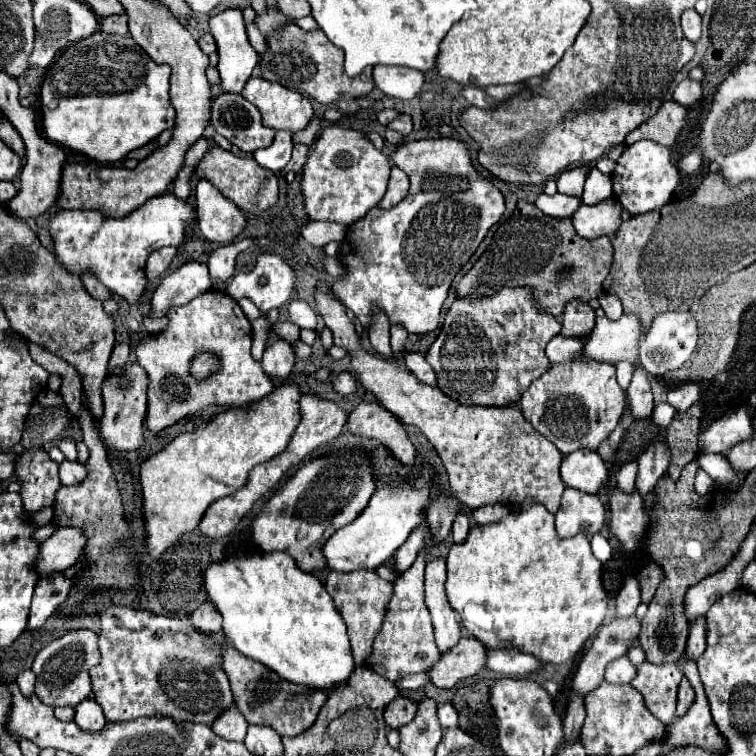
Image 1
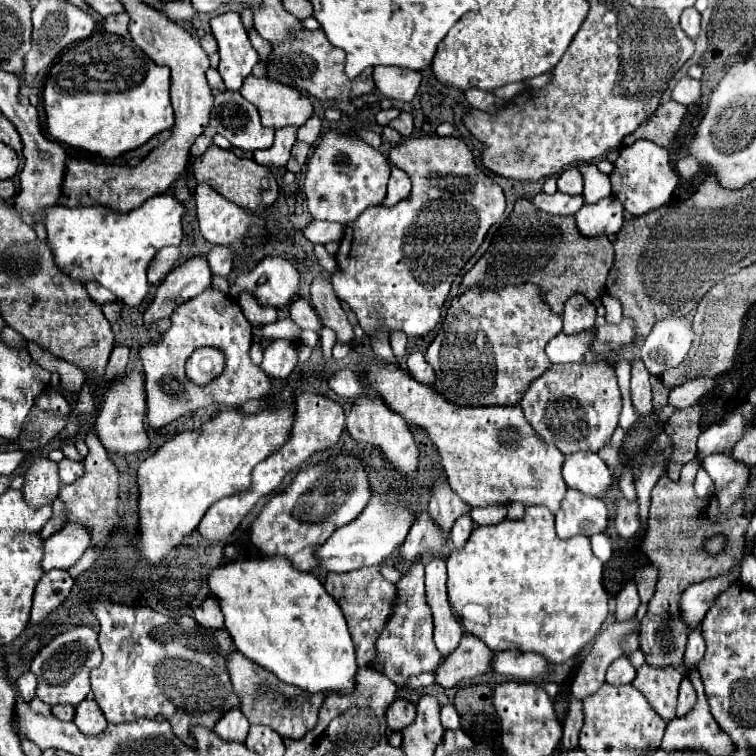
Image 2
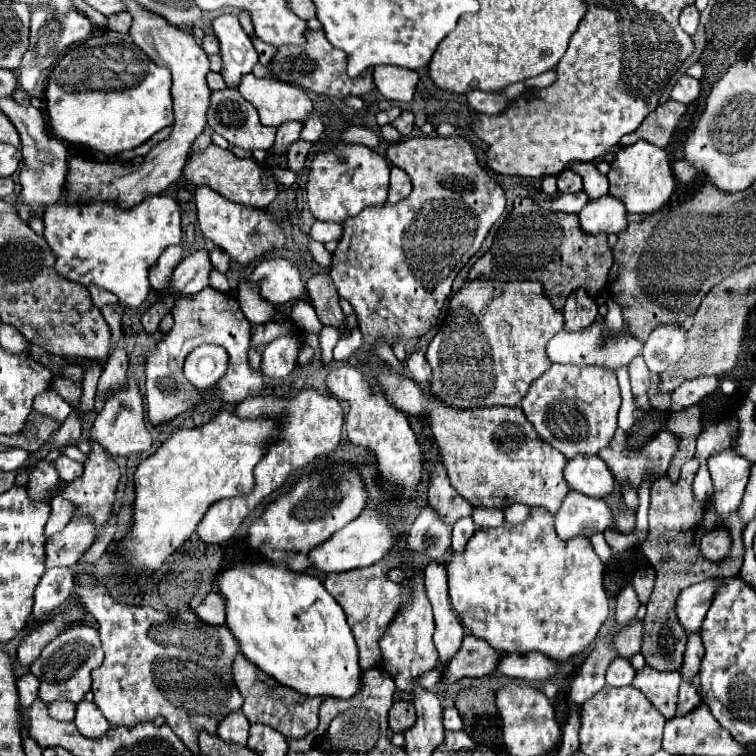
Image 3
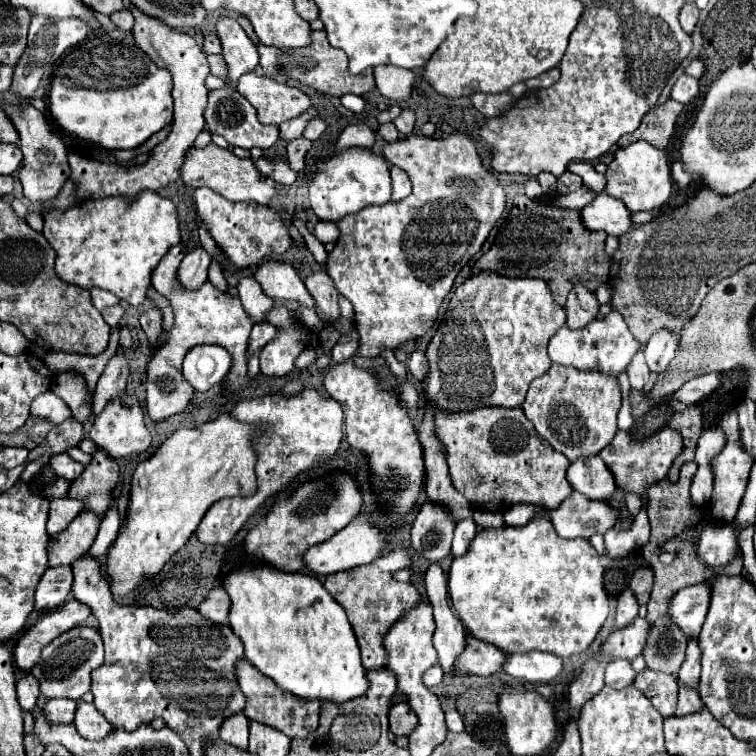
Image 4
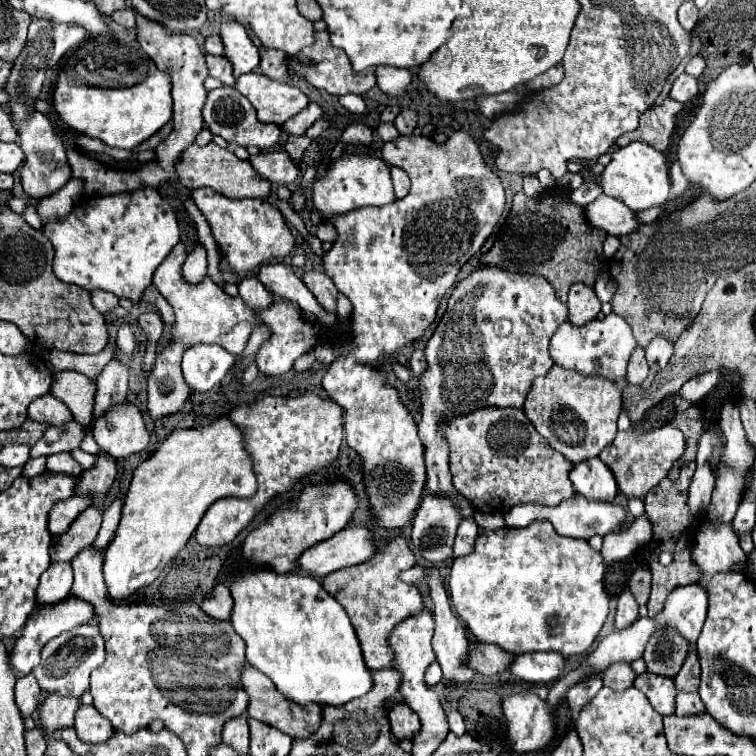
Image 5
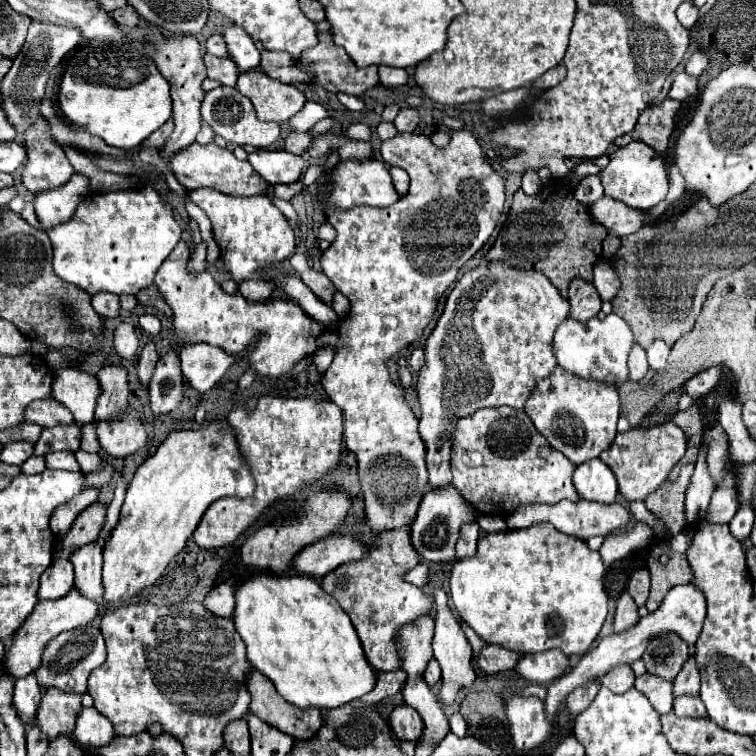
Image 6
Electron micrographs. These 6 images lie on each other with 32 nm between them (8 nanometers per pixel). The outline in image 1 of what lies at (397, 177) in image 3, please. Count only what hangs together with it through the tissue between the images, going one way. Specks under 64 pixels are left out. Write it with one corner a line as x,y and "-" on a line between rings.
392,168
392,176
388,182
388,190
386,196
380,200
380,208
392,208
396,206
410,190
410,180
406,176
406,172
402,172
400,168

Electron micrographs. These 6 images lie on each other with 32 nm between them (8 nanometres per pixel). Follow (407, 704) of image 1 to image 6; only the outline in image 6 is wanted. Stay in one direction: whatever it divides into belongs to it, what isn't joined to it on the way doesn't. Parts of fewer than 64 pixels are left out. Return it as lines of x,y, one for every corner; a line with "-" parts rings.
402,703
394,708
390,726
400,742
420,742
424,734
424,722
418,712

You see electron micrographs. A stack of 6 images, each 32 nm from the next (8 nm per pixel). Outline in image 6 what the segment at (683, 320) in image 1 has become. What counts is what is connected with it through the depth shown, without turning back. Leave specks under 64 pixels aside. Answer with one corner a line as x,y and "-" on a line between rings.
654,342
646,352
648,352
648,364
652,370
662,370
666,366
670,348
664,342

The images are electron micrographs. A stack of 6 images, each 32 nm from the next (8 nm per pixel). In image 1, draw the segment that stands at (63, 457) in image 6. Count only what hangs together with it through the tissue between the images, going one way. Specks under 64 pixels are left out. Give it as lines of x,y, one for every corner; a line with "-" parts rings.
64,460
60,464
60,482
64,486
70,486
70,484
76,484
84,478
86,470
84,470
84,464
80,462
70,462
70,460

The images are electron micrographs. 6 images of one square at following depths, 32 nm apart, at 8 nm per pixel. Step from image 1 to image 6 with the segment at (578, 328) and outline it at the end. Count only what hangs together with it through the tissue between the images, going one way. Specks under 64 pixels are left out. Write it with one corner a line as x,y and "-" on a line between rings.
574,278
570,282
568,290
568,302
570,302
570,316
574,320
588,320
600,312
602,298
592,282
586,282
582,278

